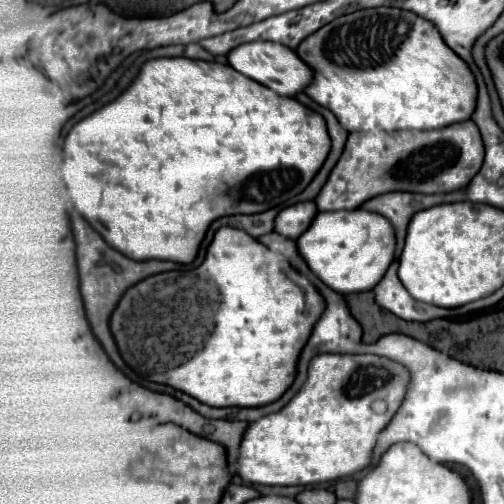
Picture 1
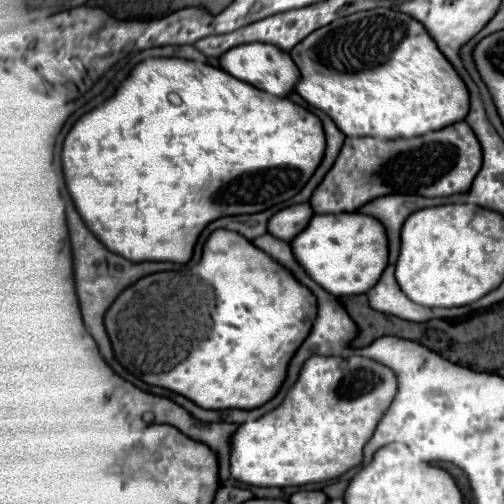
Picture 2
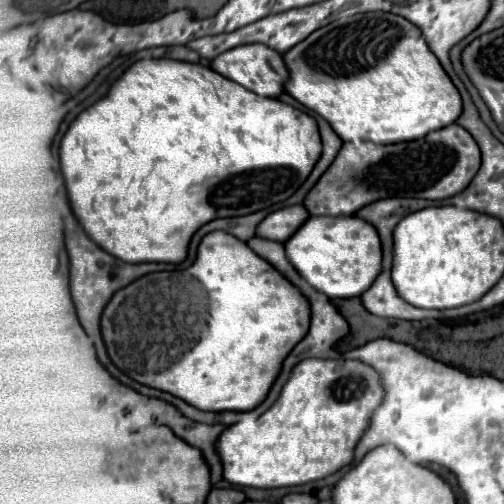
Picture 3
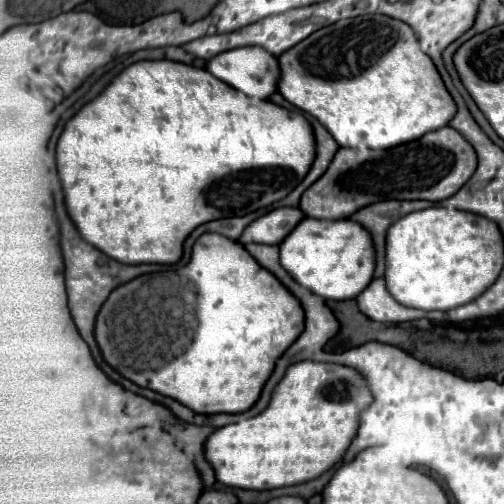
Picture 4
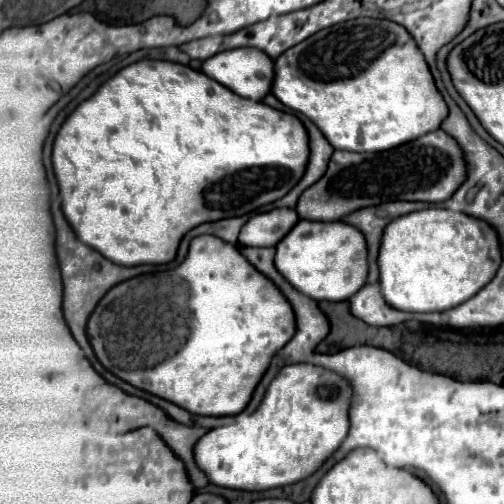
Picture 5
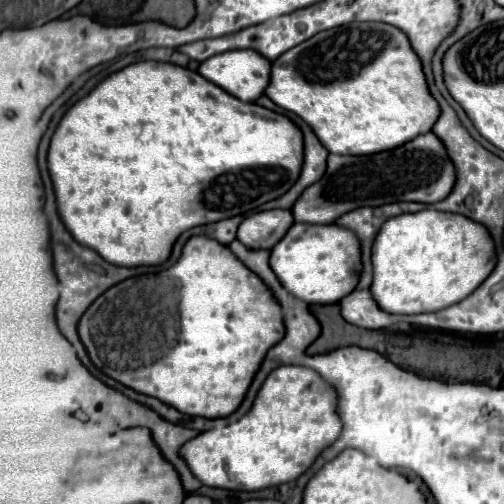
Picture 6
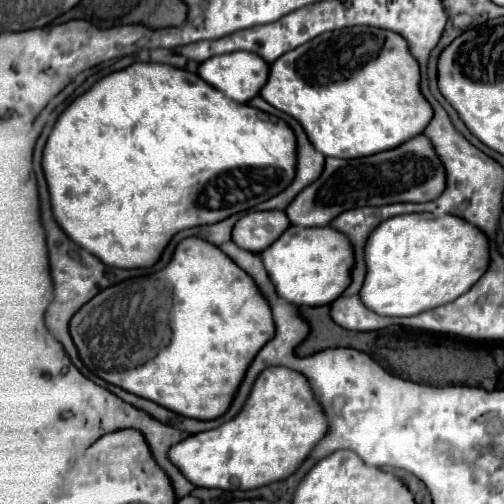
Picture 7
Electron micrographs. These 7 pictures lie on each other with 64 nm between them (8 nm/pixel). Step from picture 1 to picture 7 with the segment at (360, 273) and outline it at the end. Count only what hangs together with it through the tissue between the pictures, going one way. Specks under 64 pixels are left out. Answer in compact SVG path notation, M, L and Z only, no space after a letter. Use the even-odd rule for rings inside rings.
M290 226L284 236L280 236L272 248L266 248L264 252L260 252L264 266L278 290L278 294L282 298L286 298L288 302L300 304L300 306L322 306L322 304L332 304L352 282L350 272L354 266L354 250L352 250L352 242L342 236L342 232L336 232L330 226L324 228L296 228Z

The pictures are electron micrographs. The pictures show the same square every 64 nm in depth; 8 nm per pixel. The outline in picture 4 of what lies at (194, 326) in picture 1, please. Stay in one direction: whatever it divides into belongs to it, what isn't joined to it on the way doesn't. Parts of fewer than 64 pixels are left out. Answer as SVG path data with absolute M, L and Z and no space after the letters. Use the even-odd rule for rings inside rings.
M216 232L202 234L196 240L192 258L184 268L144 274L118 286L96 318L96 342L108 364L116 364L116 370L134 384L170 396L198 414L250 410L274 372L276 360L296 342L302 330L304 308L300 308L300 300L284 284L278 284L272 272L260 268L240 242Z

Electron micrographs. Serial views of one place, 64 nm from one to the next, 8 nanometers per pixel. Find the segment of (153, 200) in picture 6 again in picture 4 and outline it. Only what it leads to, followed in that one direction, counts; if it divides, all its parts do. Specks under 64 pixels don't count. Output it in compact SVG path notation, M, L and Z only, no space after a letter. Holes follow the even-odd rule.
M140 60L128 66L106 86L106 90L96 100L88 102L72 120L68 120L56 146L58 176L64 186L66 210L70 218L74 220L76 228L80 230L86 242L90 242L92 246L96 246L98 250L102 250L104 254L108 254L110 258L122 264L144 264L144 262L176 264L182 258L184 240L194 228L218 218L246 216L250 212L256 212L258 208L266 208L286 198L298 186L298 182L304 180L314 158L316 158L314 130L300 110L282 108L270 100L244 96L242 92L236 92L230 84L224 84L222 80L212 76L208 70L188 66L182 62L172 62L172 60Z

